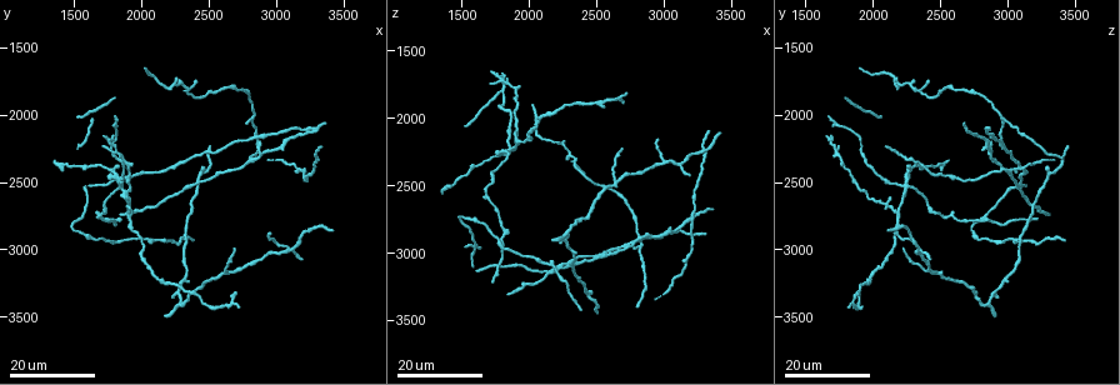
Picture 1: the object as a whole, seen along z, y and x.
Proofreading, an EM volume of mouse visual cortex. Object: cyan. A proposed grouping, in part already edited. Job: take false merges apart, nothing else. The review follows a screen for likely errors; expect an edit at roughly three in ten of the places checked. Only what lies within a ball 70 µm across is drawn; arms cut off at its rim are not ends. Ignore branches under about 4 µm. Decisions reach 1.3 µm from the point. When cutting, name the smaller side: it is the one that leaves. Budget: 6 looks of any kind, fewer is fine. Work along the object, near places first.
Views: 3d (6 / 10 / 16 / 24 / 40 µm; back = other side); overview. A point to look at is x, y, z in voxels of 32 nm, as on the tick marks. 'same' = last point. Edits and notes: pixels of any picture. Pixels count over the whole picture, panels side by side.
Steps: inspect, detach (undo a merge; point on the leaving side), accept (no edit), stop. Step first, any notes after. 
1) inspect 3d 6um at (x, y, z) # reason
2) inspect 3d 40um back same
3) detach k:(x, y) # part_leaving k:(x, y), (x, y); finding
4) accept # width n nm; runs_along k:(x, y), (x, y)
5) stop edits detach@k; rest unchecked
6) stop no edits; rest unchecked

inspect 3d 24um at (2360, 1840, 2360) # three arms meet

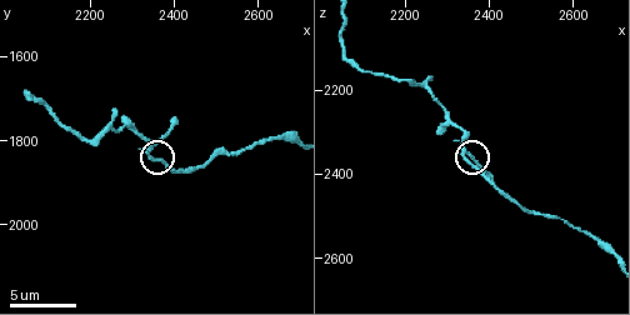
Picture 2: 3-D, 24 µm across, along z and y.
inspect 3d 10um at (2340, 1835, 2360) # closer look

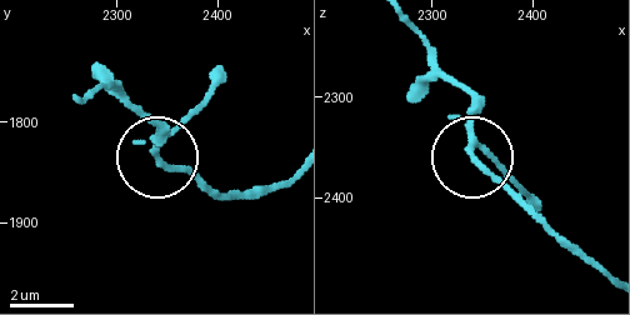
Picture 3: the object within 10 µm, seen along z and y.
accept # arms 3; runs_along 3:(603, 271), (483, 168), (474, 151), (474, 98); one neuron here

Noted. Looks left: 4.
inspect 3d 24um at (2640, 3160, 2480) # small branch off a trunk

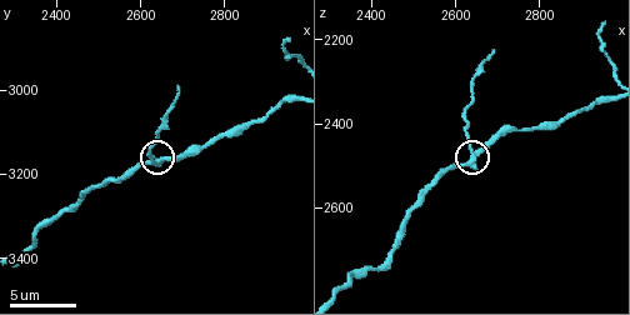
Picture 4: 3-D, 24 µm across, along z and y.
inspect 3d 10um at (2645, 3170, 2470)

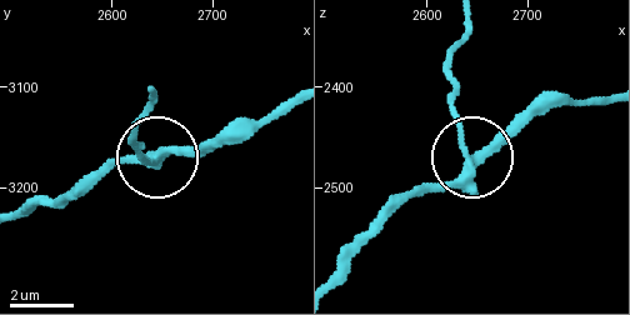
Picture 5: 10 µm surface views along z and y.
detach 5:(451, 110) # width 260 nm; part_leaving 5:(465, 150), (449, 64), (465, 24); two neurons meet here

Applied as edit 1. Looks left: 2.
inspect 3d 24um at (3080, 3000, 2320) # thin arm on a thick one

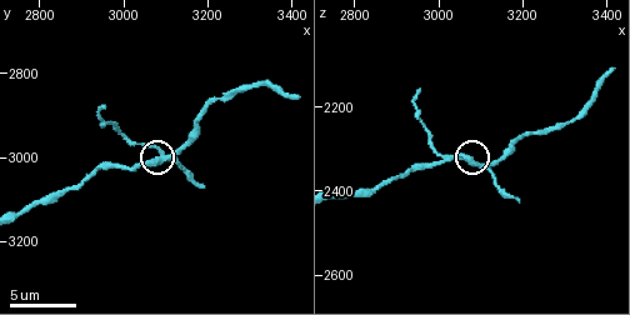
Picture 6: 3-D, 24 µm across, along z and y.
inspect 3d 6um at (3095, 2985, 2335) # zoom in

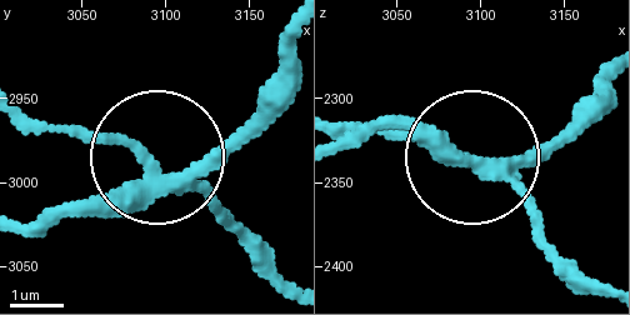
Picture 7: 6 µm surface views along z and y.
detach 7:(219, 216) # width 260 nm; part_leaving 7:(164, 181), (129, 150), (21, 114); a second neuron is stuck on

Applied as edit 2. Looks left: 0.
stop edits detach@5, detach@7; rest unchecked

